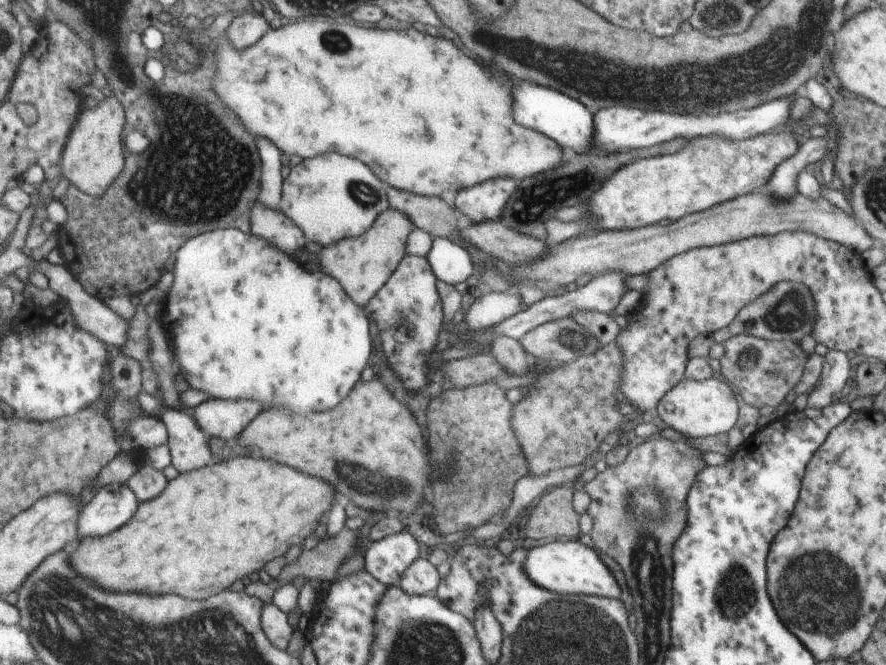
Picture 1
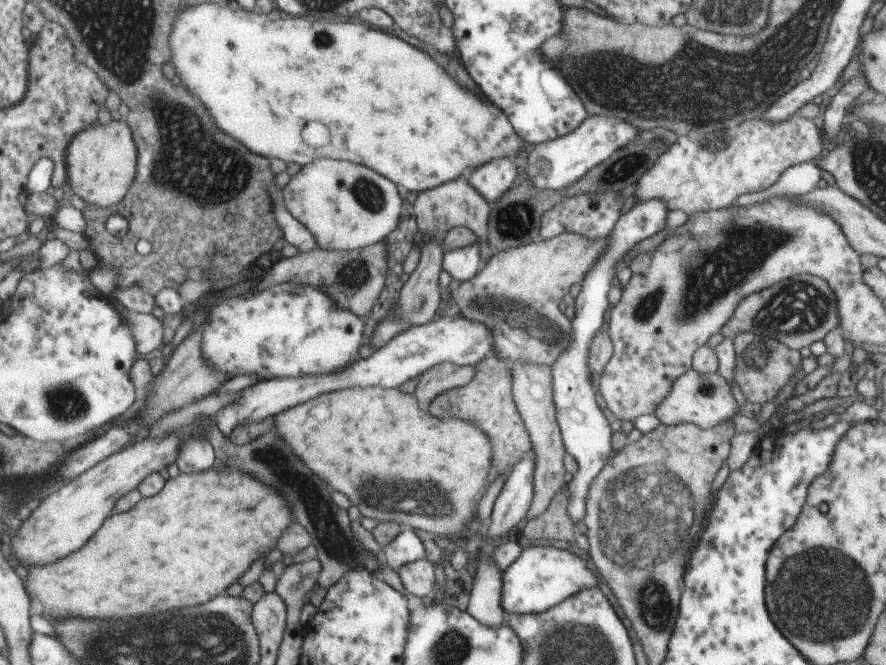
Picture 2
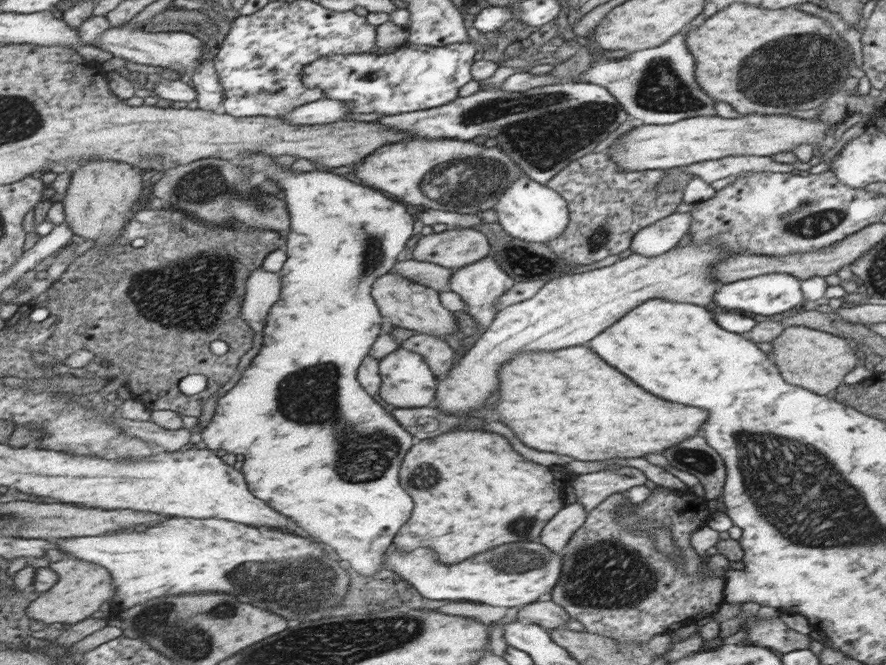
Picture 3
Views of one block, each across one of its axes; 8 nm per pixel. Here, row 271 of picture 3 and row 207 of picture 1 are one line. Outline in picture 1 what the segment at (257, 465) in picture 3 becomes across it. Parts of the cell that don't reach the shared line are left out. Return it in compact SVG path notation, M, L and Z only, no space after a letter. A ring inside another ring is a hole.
M329 152L327 156L291 164L287 177L283 179L279 210L303 229L308 242L316 242L324 248L343 239L361 236L388 207L385 186L375 178L370 168L355 158Z

